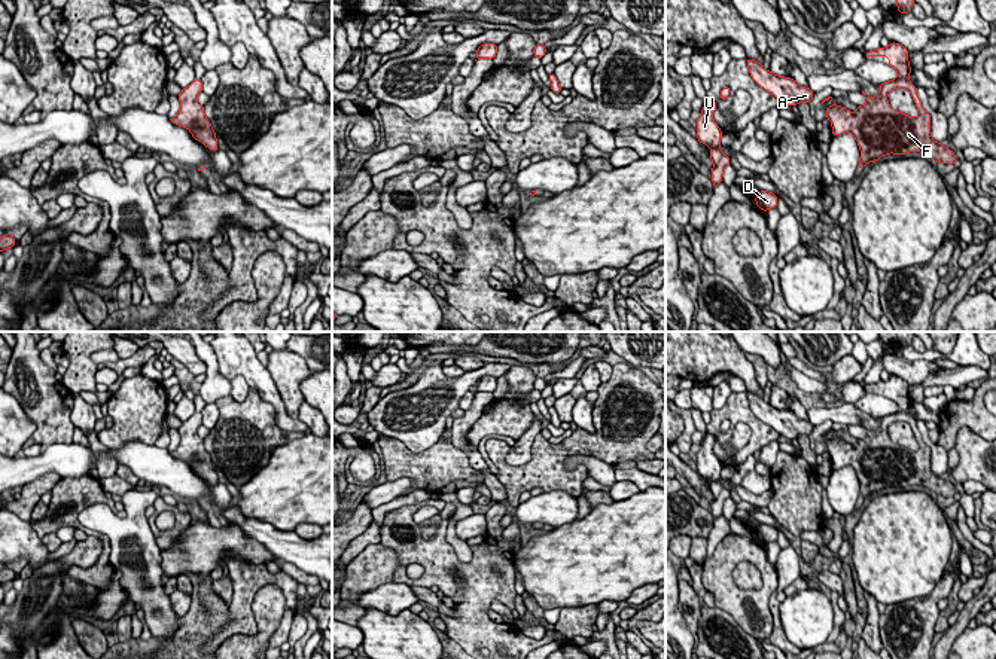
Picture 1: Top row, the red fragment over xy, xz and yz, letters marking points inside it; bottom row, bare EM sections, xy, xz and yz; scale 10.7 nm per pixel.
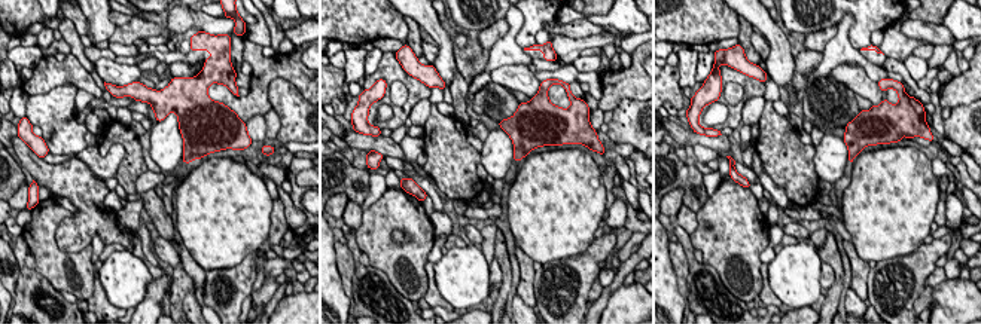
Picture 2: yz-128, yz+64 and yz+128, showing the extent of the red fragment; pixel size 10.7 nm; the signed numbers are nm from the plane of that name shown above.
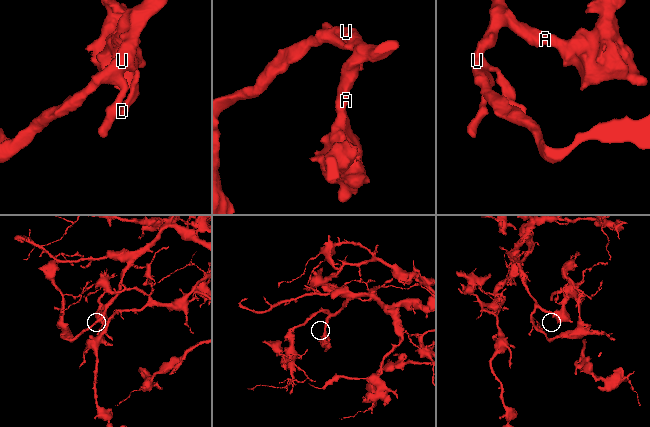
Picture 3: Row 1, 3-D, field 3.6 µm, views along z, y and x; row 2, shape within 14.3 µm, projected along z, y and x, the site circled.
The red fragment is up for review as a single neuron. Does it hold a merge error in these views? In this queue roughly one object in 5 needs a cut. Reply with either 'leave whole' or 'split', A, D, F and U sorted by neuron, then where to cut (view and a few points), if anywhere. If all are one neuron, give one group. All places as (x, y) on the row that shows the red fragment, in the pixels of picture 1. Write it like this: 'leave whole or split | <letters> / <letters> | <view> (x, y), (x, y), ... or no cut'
leave whole | A D F U | no cut

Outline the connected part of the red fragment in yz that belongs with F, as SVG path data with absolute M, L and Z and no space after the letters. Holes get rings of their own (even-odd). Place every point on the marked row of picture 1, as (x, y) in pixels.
M890 42L887 48L880 46L865 52L865 57L887 57L889 65L898 71L898 77L880 83L880 92L875 97L868 97L862 91L866 103L858 106L855 113L837 104L826 107L832 137L852 132L856 138L861 149L858 170L863 170L868 162L877 162L884 155L905 155L908 152L922 152L929 155L933 162L954 165L957 162L954 152L932 138L930 115L922 106L917 86L908 79L911 73L908 49ZM896 88L904 88L911 94L919 110L917 118L890 107L887 95Z

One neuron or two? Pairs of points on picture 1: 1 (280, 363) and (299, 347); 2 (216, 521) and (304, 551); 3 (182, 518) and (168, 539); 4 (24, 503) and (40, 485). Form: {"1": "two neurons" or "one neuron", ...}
{"1": "two neurons", "2": "two neurons", "3": "one neuron", "4": "one neuron"}

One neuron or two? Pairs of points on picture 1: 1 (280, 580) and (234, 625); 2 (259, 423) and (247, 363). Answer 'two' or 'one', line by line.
1: one
2: two

